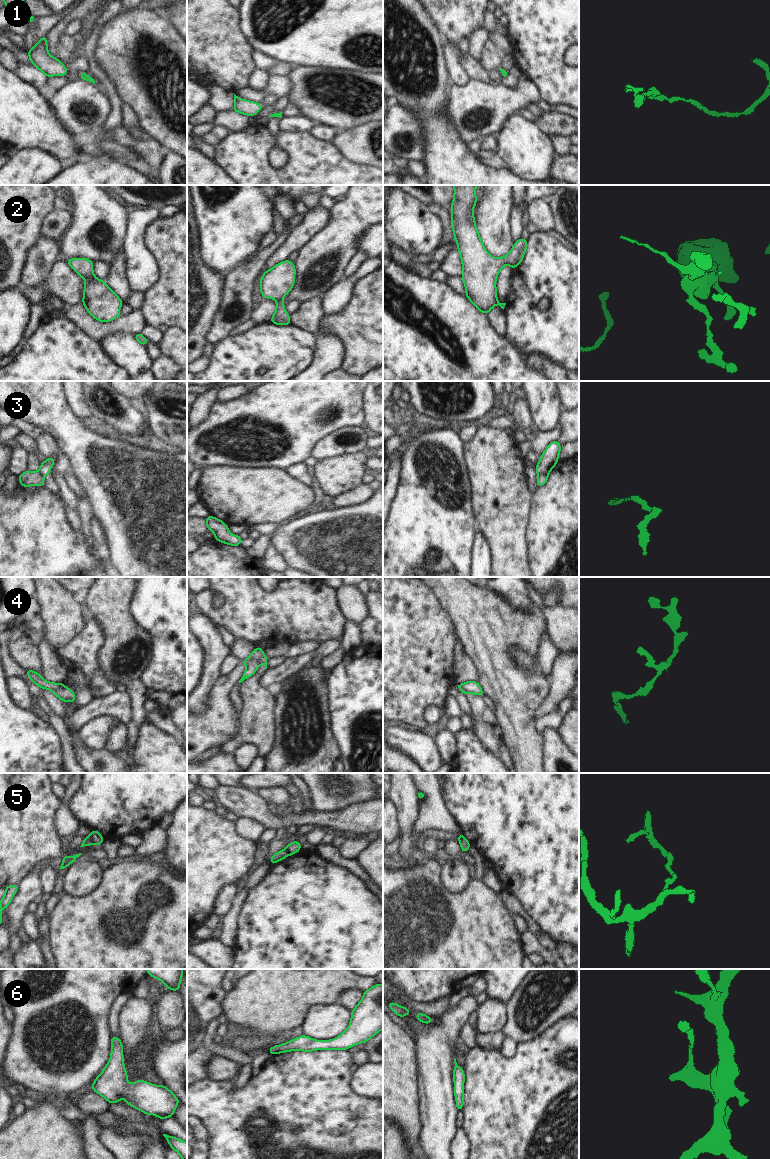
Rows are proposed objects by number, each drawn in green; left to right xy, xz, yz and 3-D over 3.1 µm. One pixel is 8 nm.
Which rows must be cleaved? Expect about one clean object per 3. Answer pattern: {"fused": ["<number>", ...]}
{"fused": ["3", "4", "5"]}

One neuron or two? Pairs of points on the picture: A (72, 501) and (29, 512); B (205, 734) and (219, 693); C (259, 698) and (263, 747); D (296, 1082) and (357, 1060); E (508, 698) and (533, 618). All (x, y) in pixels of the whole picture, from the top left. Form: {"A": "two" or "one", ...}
{"A": "two", "B": "one", "C": "one", "D": "two", "E": "one"}

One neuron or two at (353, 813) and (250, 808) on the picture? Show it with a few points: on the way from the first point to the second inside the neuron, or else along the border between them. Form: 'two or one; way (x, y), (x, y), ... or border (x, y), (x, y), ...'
one; way (327, 819), (276, 820)

